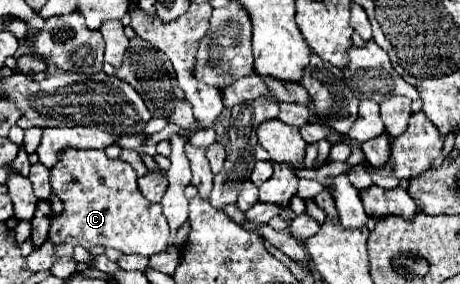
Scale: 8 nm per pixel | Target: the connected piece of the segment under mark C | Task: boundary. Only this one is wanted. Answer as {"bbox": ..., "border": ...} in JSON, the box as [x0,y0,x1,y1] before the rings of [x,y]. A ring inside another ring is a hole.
{"bbox":[48,148,170,258],"border":[[[64,148],[50,170],[50,184],[54,194],[64,202],[60,214],[50,214],[48,238],[54,244],[54,256],[72,258],[74,246],[116,248],[124,254],[152,256],[164,252],[170,230],[160,204],[148,202],[138,190],[138,176],[134,168],[120,160],[108,158],[104,150]]]}

